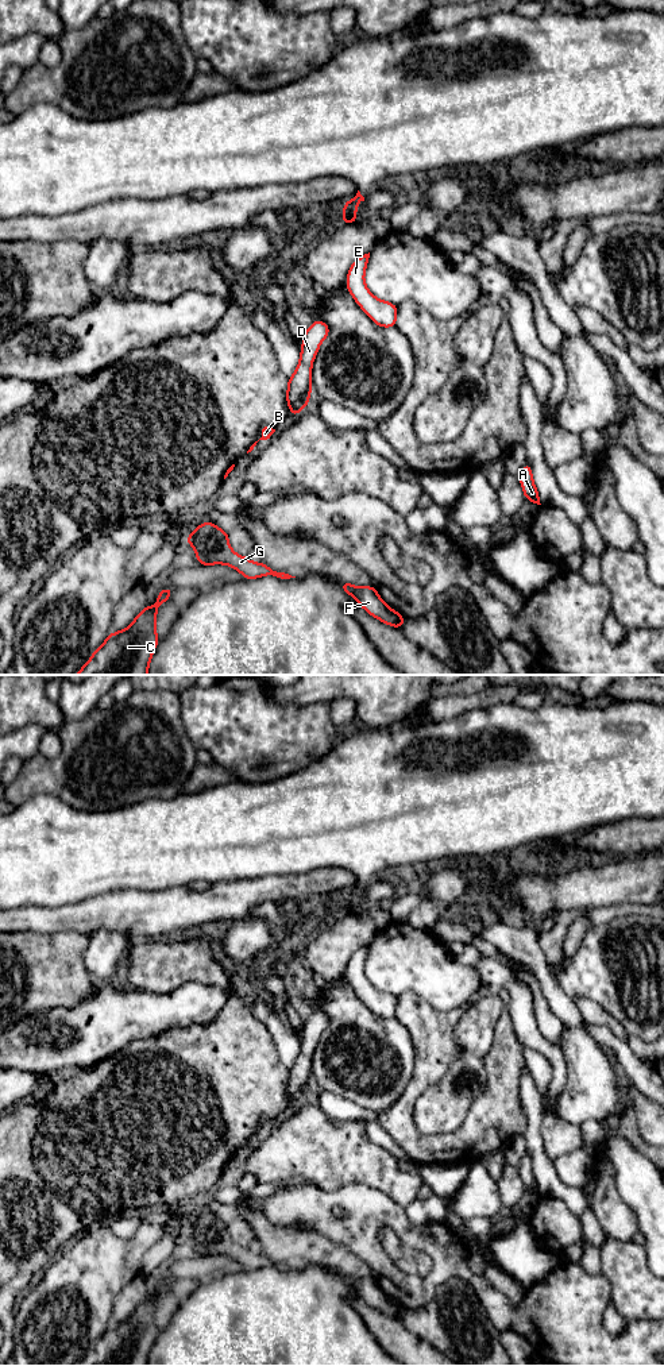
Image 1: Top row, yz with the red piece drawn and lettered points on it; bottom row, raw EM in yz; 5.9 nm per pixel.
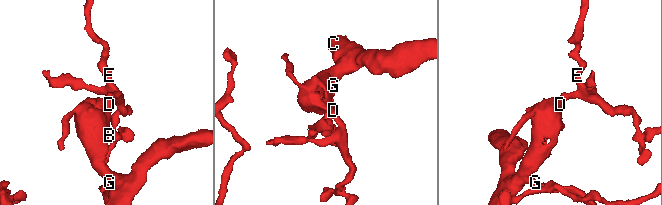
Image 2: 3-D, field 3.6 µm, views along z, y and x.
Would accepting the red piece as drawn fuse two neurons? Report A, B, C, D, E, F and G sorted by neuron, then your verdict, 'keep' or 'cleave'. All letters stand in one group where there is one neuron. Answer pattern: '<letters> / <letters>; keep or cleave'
A B C D E F G; keep

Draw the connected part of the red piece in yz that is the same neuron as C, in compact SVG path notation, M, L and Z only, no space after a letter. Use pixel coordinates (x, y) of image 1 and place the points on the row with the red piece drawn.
M174 589L161 590L157 603L146 606L128 628L109 633L76 675L147 675L151 656L159 643L157 610L173 591Z

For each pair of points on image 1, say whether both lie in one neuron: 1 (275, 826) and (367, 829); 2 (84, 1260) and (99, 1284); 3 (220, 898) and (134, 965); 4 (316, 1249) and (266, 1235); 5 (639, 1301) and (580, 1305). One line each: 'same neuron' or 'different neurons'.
1: same neuron
2: same neuron
3: different neurons
4: same neuron
5: different neurons

